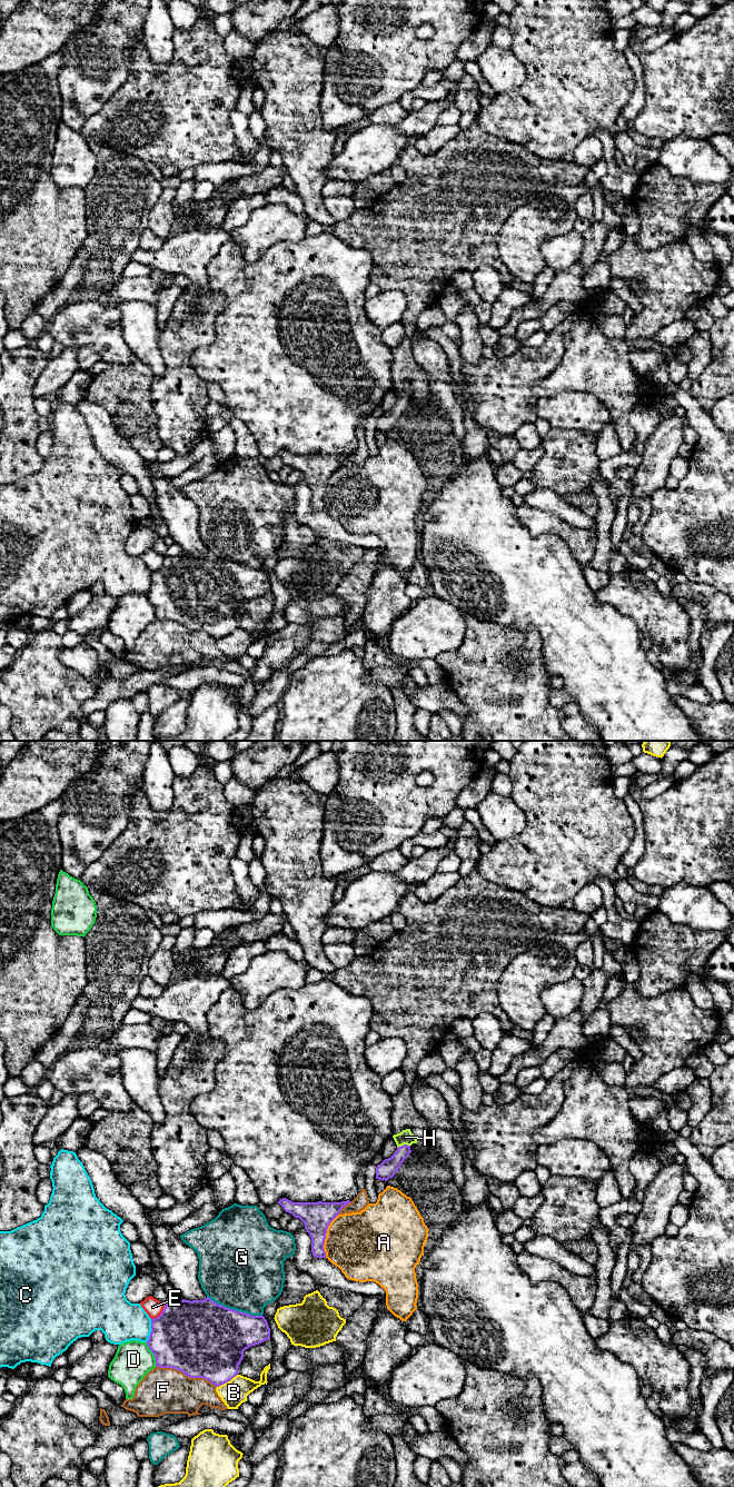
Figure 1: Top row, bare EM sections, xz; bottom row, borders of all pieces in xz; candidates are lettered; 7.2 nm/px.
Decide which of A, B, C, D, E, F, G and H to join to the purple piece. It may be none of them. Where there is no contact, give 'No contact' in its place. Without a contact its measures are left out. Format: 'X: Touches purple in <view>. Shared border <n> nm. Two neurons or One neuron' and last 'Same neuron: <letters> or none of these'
A: Touches purple in xz. Shared border 340 nm. Two neurons
B: Touches purple in xz. Shared border 180 nm. Two neurons
C: Touches purple in xz. Shared border 170 nm. Two neurons
D: Touches purple in xz. Shared border 180 nm. Two neurons
E: Touches purple in xz. Shared border 150 nm. Two neurons
F: Touches purple in xz. Shared border 460 nm. Two neurons
G: Touches purple in xz. Shared border 420 nm. Two neurons
H: Touches purple in xz. Shared border 100 nm. One neuron
Same neuron: H

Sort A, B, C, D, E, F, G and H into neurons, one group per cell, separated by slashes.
A / B / C / D / E / F / G / H

